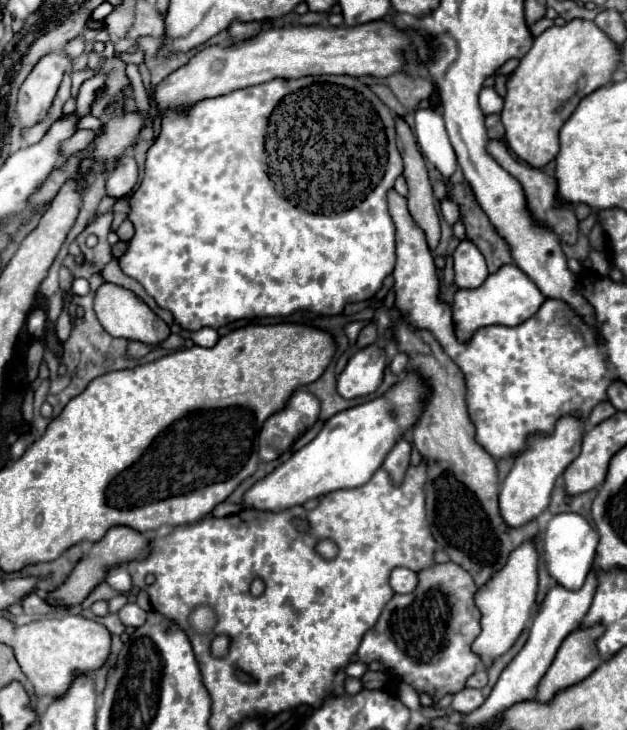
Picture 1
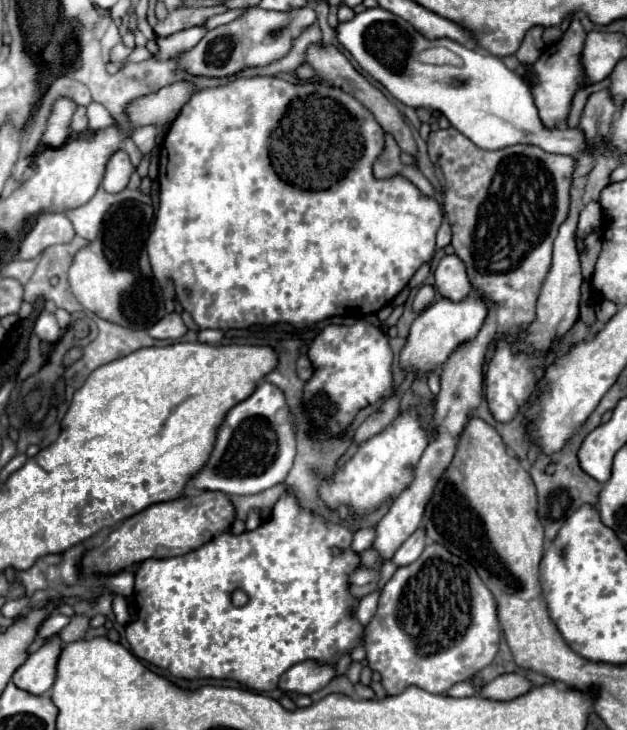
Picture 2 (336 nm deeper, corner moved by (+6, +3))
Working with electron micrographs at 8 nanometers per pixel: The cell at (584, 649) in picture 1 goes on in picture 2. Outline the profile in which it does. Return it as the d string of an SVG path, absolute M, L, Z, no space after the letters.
M509 673L509 675L499 675L491 683L483 685L479 695L493 701L511 701L519 695L525 695L529 689L531 689L531 683L523 675Z

